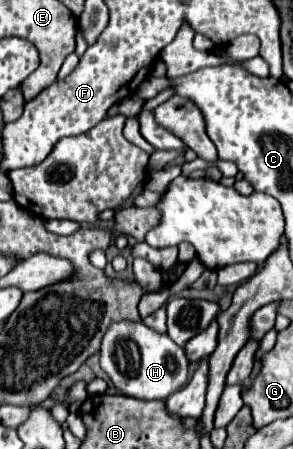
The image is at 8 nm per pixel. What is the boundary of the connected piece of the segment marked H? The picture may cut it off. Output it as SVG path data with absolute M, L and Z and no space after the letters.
M117 321L107 327L101 349L99 365L109 375L113 385L121 393L137 399L167 399L171 393L187 383L187 361L183 361L183 349L169 339L167 333L149 329L143 321Z

